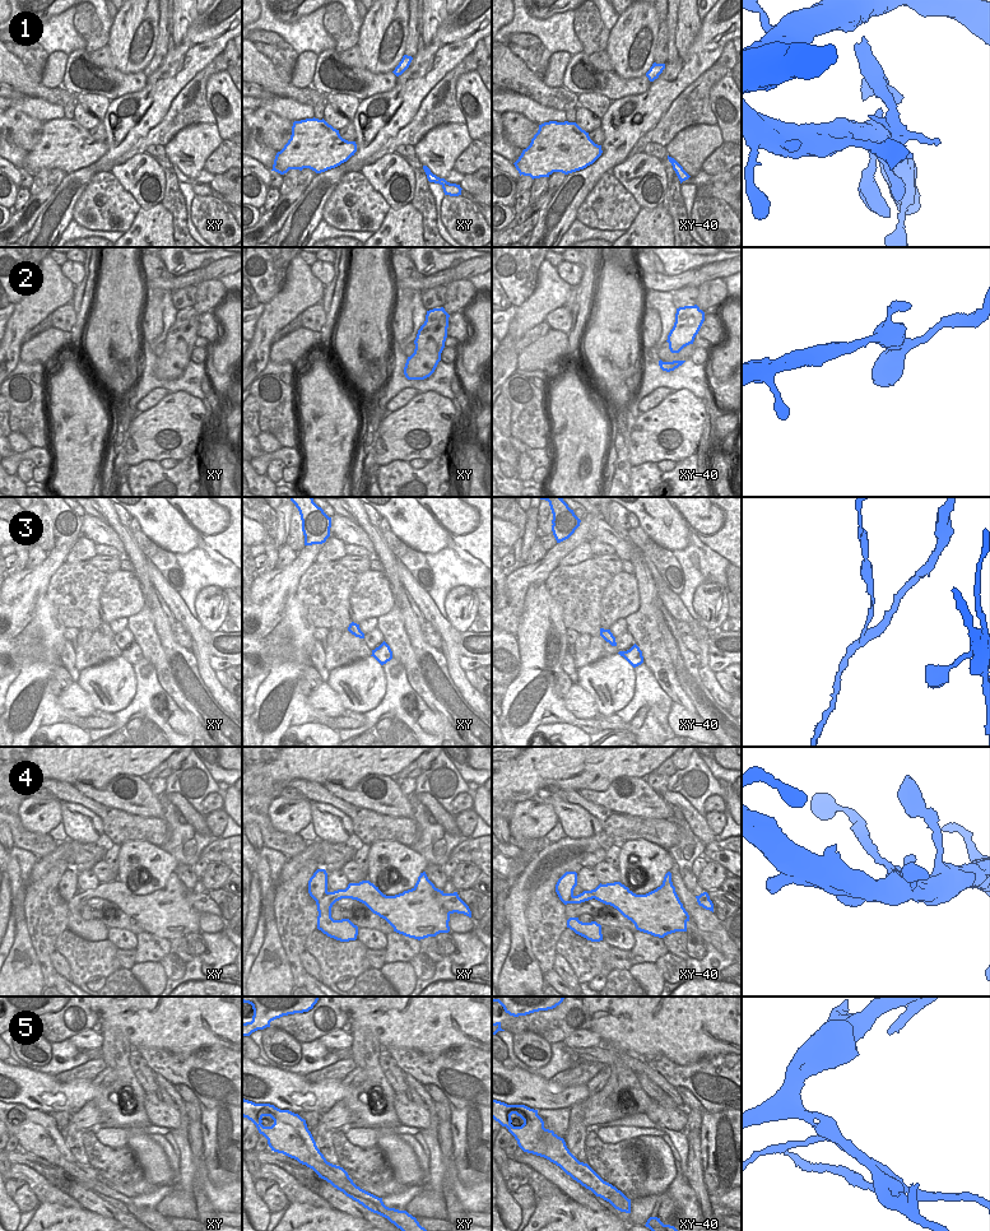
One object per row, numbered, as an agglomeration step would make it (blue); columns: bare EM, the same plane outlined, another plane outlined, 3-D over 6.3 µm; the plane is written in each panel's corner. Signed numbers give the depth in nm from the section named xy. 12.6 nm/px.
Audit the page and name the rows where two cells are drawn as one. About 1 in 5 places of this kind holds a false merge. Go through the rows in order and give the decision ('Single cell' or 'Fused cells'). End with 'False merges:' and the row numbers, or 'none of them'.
1: Single cell
2: Single cell
3: Fused cells
4: Single cell
5: Fused cells
False merges: 3, 5

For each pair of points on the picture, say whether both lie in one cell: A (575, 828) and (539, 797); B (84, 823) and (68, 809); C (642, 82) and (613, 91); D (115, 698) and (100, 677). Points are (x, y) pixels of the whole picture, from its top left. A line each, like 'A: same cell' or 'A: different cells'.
A: same cell
B: same cell
C: same cell
D: same cell

